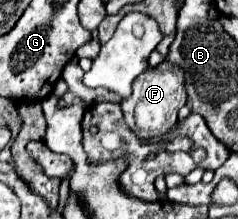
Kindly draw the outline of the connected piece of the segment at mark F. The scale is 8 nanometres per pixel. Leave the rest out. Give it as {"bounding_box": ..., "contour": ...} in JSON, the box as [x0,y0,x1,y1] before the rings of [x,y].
{"bounding_box":[121,61,187,139],"contour":[[[163,61],[159,67],[149,67],[133,81],[131,97],[121,101],[123,121],[129,125],[129,129],[135,135],[139,135],[139,139],[159,139],[175,127],[177,113],[185,105],[185,101],[187,101],[187,93],[185,93],[185,77],[181,67]]]}

